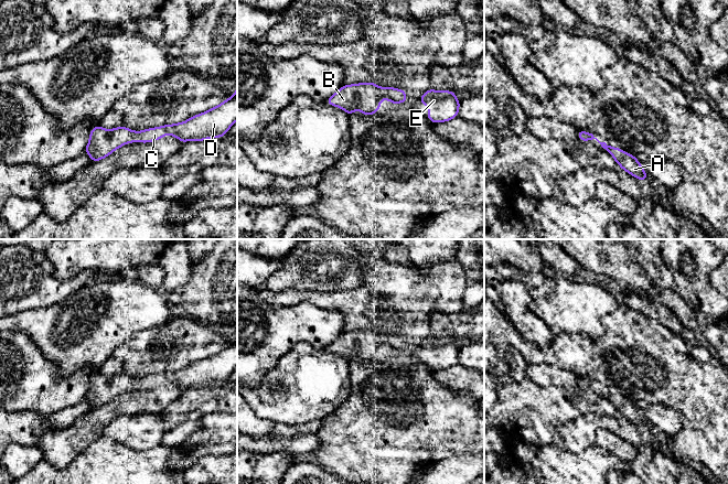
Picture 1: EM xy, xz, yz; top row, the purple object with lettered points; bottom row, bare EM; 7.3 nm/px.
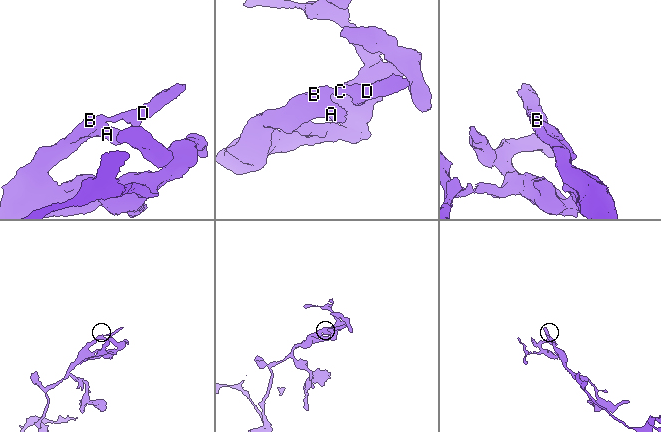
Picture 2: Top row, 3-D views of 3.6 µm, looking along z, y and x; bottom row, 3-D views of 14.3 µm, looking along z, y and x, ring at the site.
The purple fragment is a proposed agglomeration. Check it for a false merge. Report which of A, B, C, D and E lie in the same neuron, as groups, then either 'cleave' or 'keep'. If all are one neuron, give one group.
A B C D E; keep

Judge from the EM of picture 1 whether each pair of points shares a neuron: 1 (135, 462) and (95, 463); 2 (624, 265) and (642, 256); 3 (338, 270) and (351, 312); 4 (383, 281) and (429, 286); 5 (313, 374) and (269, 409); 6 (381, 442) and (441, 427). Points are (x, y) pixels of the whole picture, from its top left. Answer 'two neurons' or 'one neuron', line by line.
1: one neuron
2: two neurons
3: two neurons
4: one neuron
5: one neuron
6: one neuron

